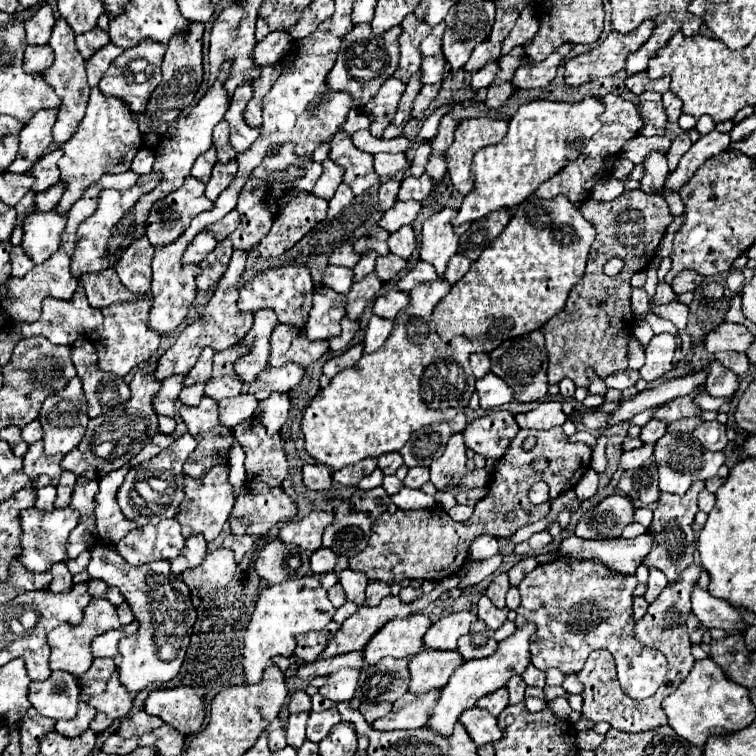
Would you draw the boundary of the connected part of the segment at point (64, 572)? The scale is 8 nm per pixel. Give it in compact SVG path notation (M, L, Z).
M64 562L54 564L50 572L52 572L54 578L52 578L48 590L52 590L52 592L68 592L72 588L72 574L68 572L68 568L66 568Z

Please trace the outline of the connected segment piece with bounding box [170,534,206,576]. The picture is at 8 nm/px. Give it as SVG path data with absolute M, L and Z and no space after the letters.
M196 534L196 536L186 538L186 544L184 544L182 552L170 562L172 574L178 576L188 568L198 566L204 560L204 556L206 556L206 540L204 540L204 536Z

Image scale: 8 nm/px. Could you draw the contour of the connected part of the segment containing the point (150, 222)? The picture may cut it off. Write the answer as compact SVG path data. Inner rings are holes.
M188 176L178 190L154 204L146 220L146 238L154 248L164 248L178 240L192 218L208 208L212 202L204 196L204 184Z

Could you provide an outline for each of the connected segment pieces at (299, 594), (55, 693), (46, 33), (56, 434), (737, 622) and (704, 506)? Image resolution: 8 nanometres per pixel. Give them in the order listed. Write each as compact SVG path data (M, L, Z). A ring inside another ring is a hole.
M304 576L300 580L288 580L288 582L264 588L260 592L260 596L258 596L252 620L250 620L250 624L246 628L246 636L244 636L244 674L246 674L246 682L250 682L250 684L260 682L262 670L270 664L272 656L280 654L280 656L288 656L290 658L292 652L294 652L294 648L296 648L294 636L296 634L306 634L310 630L324 630L326 624L332 620L334 610L336 608L328 600L326 590L322 588L322 584L320 584L320 580L316 576Z
M52 672L44 682L32 682L28 698L32 706L46 718L72 720L78 710L80 686L78 680L68 672Z
M46 4L42 6L36 16L32 20L28 20L26 24L26 36L28 36L28 44L46 44L50 38L54 26L54 16L52 16L52 8Z
M74 376L68 382L64 392L56 392L56 396L48 396L48 400L44 400L38 420L40 420L42 432L44 432L42 442L44 442L46 456L66 454L66 452L74 450L80 444L90 418L88 418L88 412L86 412L86 398L82 394L82 382L80 382L78 376Z
M696 586L692 590L692 612L702 620L706 628L724 628L724 630L744 630L746 624L742 622L742 616L726 602L714 598L708 588Z
M702 490L700 492L700 496L698 496L698 510L702 510L702 512L710 512L712 508L714 508L714 494L710 494L708 490Z

